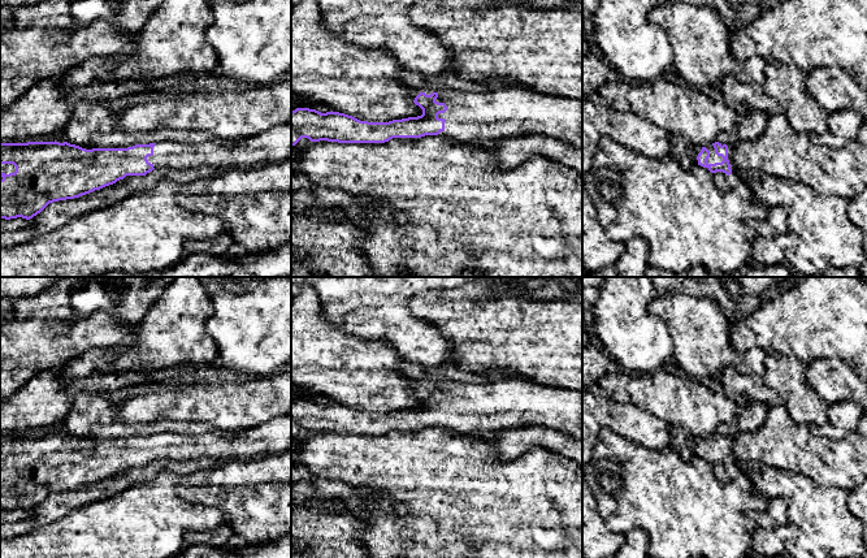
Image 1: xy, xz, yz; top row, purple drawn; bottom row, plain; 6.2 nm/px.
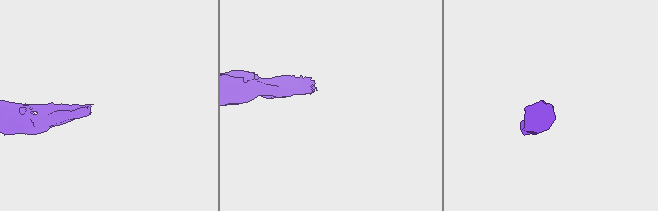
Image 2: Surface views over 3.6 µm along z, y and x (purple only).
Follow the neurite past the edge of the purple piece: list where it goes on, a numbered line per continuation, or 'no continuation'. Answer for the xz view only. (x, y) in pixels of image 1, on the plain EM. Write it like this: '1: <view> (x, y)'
1: xz (471, 409)

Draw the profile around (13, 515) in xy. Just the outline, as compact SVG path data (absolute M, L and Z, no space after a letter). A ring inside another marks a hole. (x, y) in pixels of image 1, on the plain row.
M22 509L10 511L0 510L0 524L23 520L29 516L31 516L31 512Z

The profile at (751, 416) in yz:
M753 401L741 408L734 421L720 423L716 433L734 438L740 432L753 432L764 421L768 408L770 406L767 403Z

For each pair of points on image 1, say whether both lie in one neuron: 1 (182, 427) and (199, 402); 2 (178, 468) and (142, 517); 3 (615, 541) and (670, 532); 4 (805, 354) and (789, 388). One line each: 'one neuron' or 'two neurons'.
1: two neurons
2: two neurons
3: two neurons
4: two neurons

